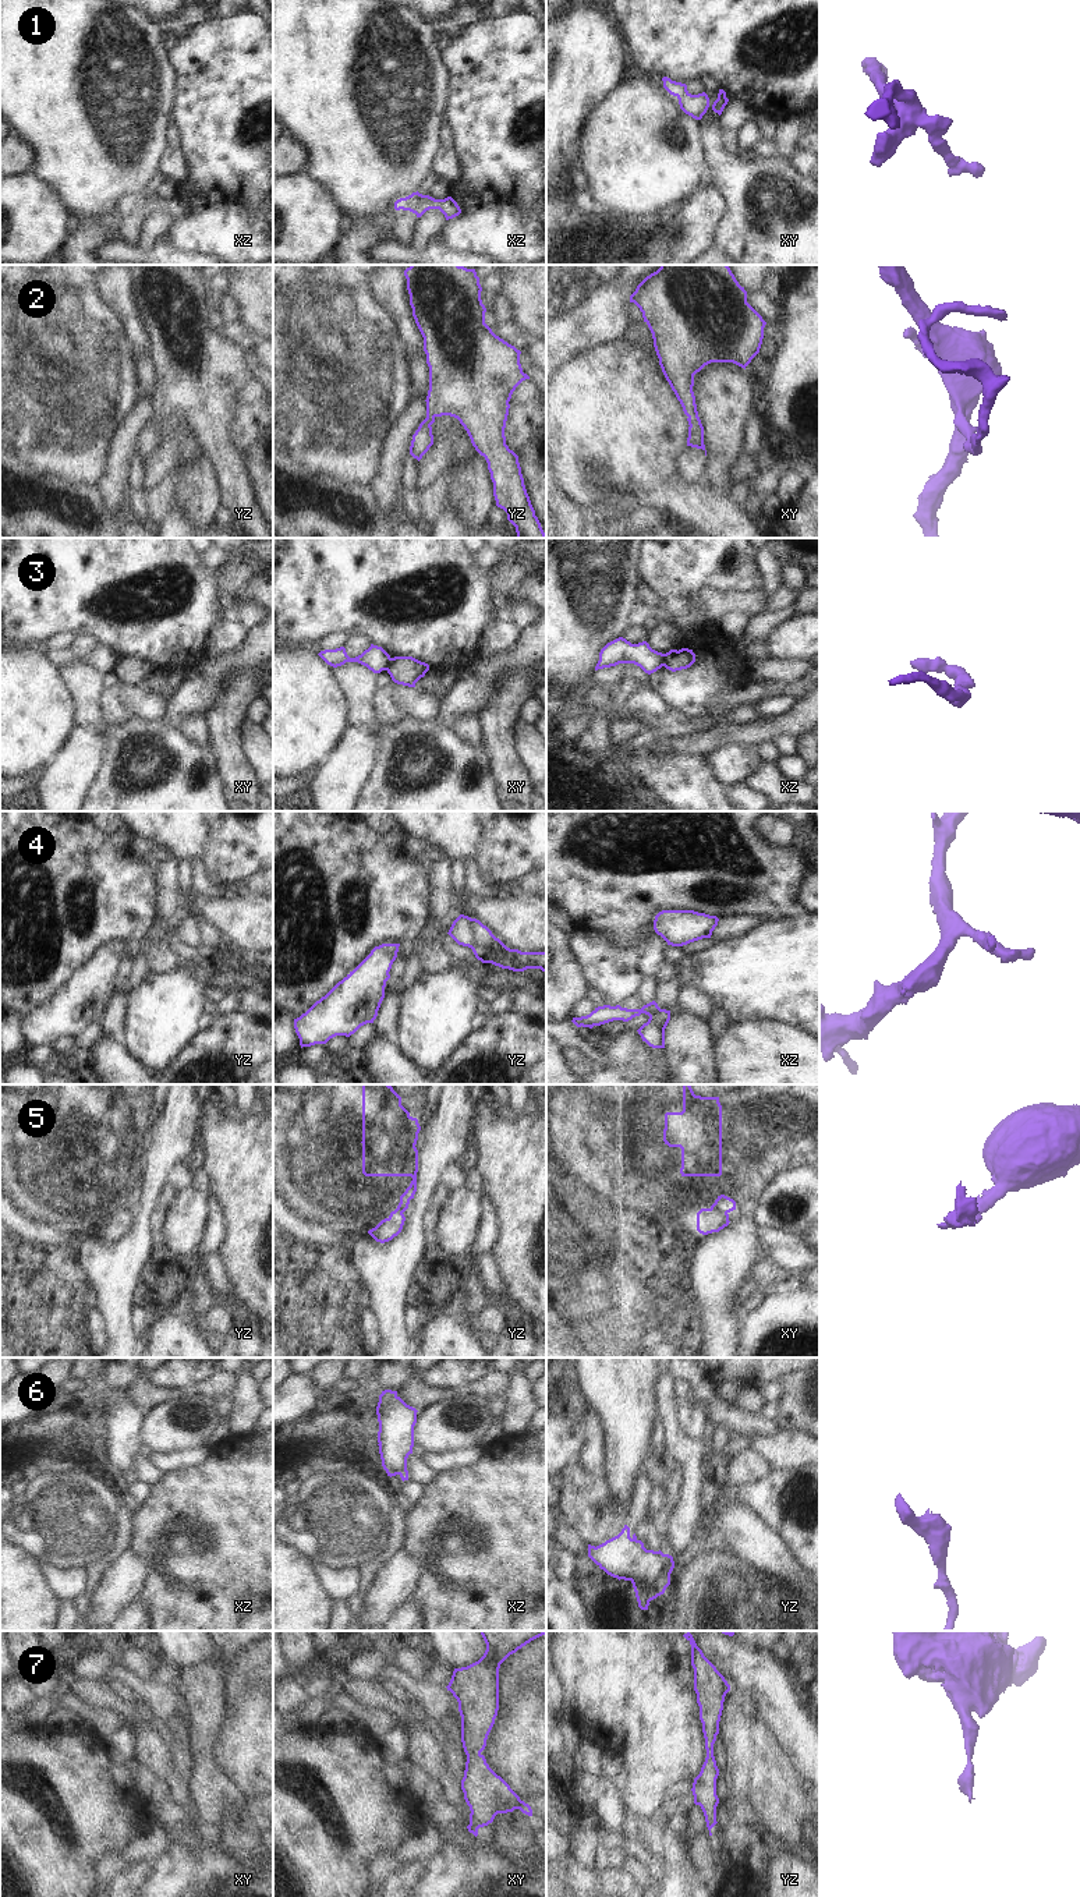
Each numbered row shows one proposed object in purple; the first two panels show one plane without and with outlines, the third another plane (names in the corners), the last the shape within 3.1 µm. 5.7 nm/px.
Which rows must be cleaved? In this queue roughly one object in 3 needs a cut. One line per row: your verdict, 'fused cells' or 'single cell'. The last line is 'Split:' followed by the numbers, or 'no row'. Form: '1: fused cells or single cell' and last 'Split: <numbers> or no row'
1: single cell
2: single cell
3: fused cells
4: fused cells
5: fused cells
6: single cell
7: single cell
Split: 3, 4, 5

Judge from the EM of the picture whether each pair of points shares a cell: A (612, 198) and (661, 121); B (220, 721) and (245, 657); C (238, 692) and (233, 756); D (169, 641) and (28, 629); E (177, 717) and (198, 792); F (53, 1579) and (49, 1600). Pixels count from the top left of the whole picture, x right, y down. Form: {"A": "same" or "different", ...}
{"A": "same", "B": "different", "C": "same", "D": "same", "E": "different", "F": "different"}

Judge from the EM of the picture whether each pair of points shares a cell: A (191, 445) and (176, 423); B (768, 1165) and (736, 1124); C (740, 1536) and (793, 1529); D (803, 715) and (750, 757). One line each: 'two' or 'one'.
A: one
B: one
C: two
D: two

